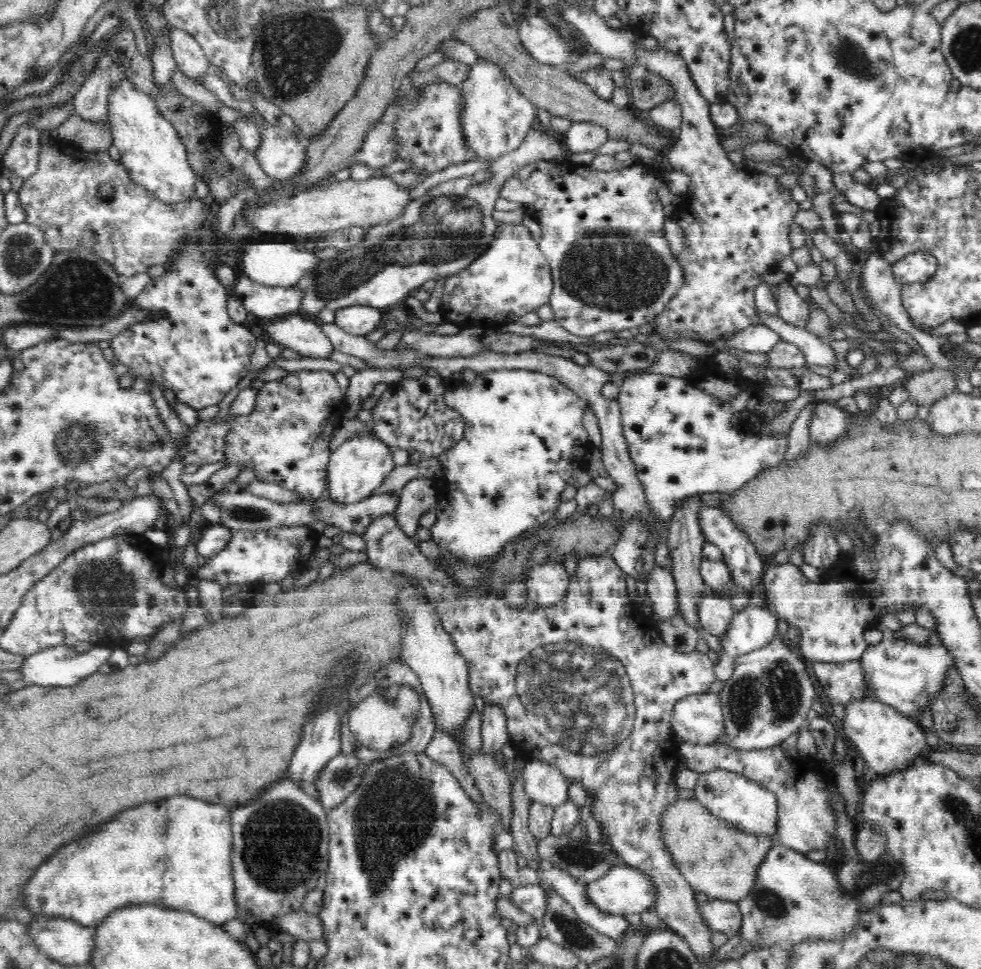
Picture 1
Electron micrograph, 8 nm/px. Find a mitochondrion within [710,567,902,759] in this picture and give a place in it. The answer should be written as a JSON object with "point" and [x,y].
{"point":[770,695]}

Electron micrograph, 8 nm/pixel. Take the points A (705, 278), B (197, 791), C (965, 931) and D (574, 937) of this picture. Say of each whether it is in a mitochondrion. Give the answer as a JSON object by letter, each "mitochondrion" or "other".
{"A":"other","B":"other","C":"other","D":"mitochondrion"}

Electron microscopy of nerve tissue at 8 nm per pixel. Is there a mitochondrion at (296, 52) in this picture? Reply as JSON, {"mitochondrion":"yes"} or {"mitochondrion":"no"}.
{"mitochondrion":"yes"}

